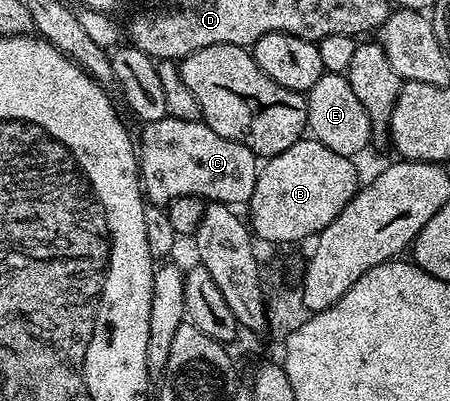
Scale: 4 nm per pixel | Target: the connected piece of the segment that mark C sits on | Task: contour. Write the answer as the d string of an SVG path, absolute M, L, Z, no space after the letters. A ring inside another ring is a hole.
M173 117L162 118L156 122L146 123L142 127L143 135L137 138L137 157L139 159L139 180L143 197L152 206L167 207L177 196L197 196L208 203L221 202L232 208L250 203L253 188L261 169L257 155L245 144L217 136L213 128L200 120L177 120Z

